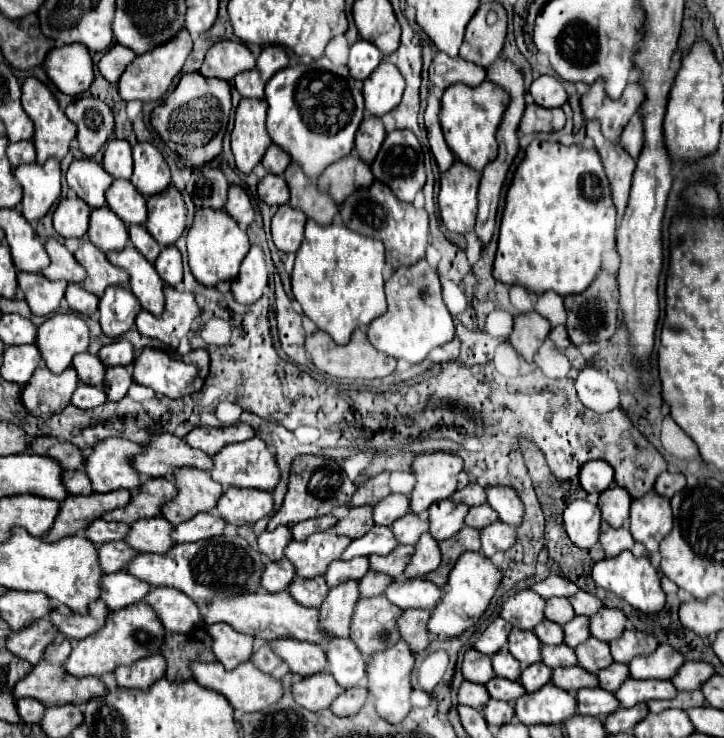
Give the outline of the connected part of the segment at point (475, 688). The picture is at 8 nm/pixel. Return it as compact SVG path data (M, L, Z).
M464 680L458 688L458 704L466 704L476 710L482 710L488 700L490 700L490 696L482 684L474 684L474 682Z

